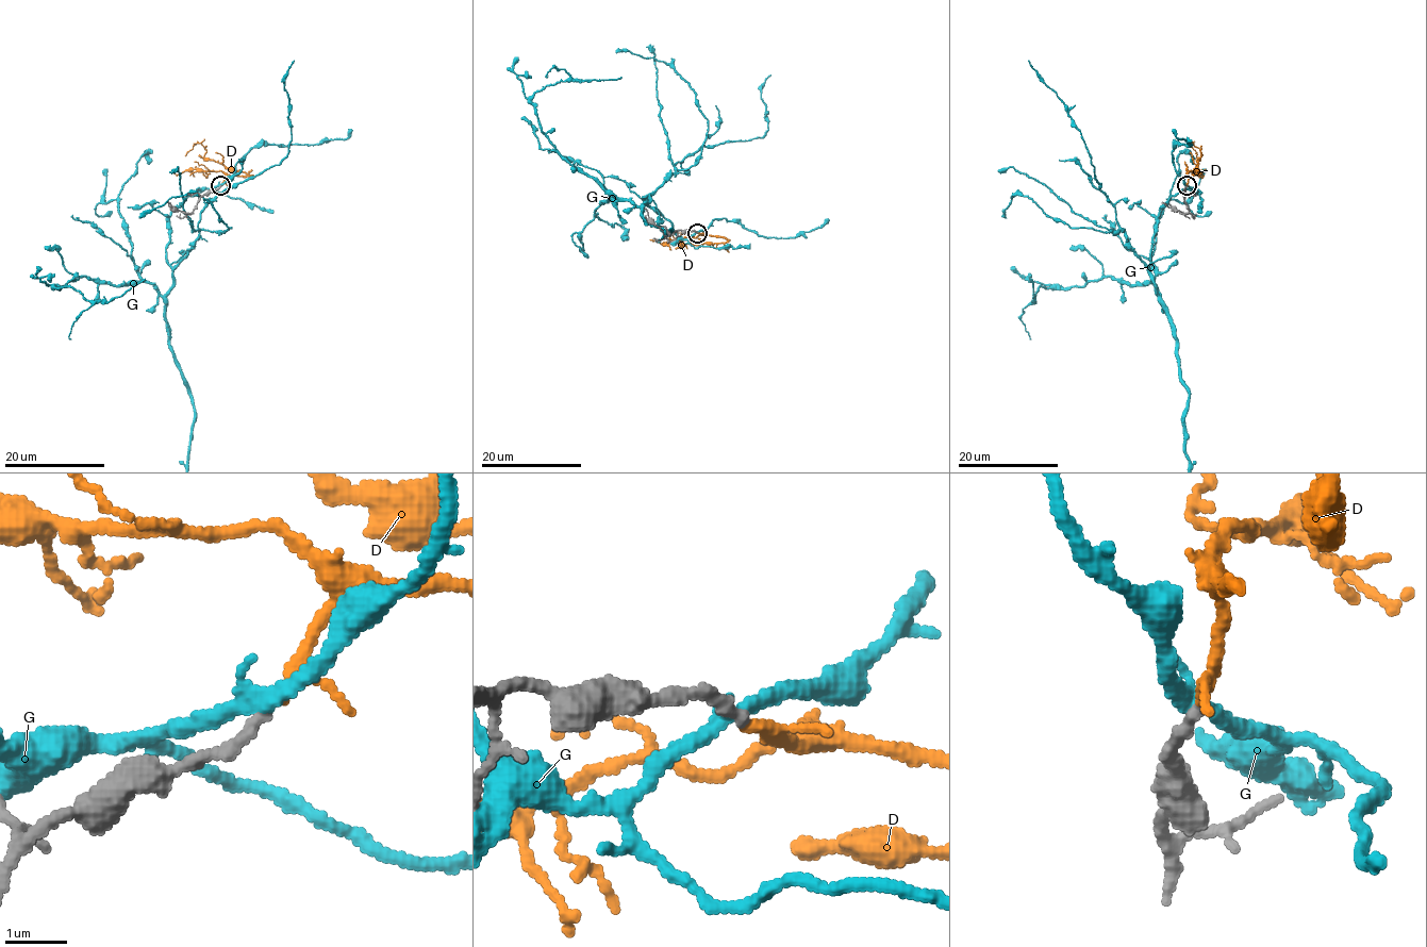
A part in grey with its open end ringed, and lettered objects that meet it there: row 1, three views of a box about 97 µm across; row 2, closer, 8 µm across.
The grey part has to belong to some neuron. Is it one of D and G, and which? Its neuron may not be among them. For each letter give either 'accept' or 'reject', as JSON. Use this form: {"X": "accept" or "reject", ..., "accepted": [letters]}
{"D": "accept", "G": "reject", "accepted": ["D"]}

